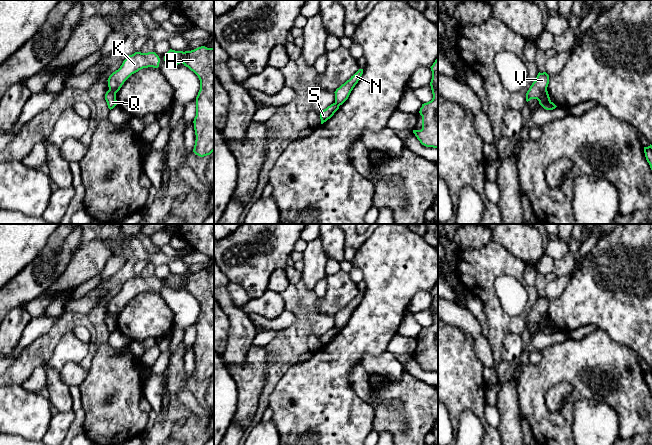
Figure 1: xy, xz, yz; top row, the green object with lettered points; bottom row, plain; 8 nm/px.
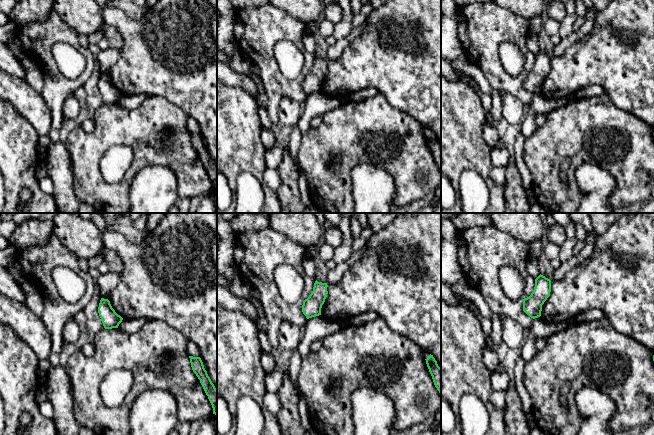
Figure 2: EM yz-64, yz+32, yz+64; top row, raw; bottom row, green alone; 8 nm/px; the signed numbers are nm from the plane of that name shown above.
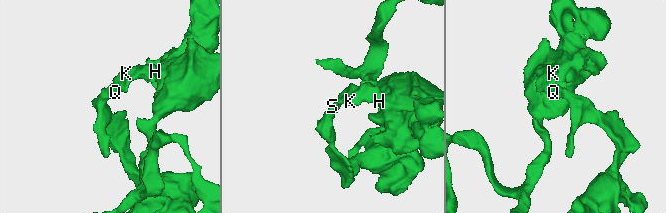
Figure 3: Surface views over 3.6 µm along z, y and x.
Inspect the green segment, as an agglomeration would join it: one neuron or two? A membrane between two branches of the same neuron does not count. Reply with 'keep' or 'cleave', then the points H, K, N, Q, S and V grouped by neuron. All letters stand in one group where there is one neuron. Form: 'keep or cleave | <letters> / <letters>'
cleave | H K N V / Q S

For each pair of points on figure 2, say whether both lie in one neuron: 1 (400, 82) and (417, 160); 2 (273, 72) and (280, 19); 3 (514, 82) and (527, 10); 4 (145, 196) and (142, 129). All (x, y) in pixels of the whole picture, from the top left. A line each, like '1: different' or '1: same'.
1: different
2: same
3: different
4: different

